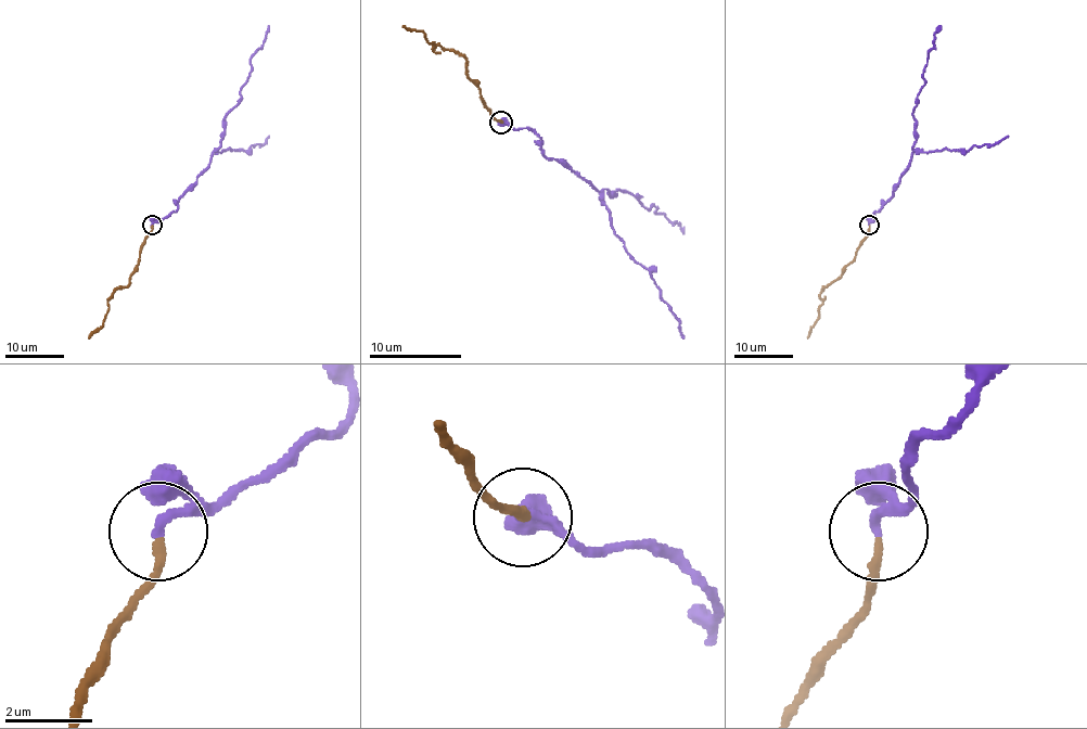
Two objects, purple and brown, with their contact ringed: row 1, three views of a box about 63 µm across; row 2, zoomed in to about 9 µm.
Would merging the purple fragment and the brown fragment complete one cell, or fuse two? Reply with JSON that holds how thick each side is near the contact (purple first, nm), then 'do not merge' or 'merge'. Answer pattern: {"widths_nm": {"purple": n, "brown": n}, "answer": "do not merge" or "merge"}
{"widths_nm": {"purple": 190, "brown": 190}, "answer": "merge"}

